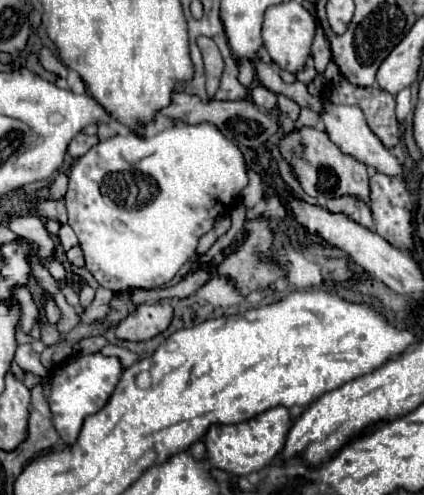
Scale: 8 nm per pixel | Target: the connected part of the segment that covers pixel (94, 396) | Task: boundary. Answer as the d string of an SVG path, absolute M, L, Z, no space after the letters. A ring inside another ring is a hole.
M93 353L87 357L79 357L77 361L71 361L53 373L49 405L51 405L51 413L53 413L53 423L63 439L63 443L73 443L81 429L83 419L95 411L99 411L107 403L121 371L123 369L121 369L119 359Z

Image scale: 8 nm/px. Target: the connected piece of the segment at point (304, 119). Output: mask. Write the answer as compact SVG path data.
M303 107L301 113L299 113L299 119L297 119L297 127L303 127L303 125L309 125L309 127L317 127L319 123L319 113L313 111L311 107Z

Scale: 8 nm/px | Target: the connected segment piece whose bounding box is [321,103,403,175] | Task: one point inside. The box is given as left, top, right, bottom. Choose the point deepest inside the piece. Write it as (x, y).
(346, 125)

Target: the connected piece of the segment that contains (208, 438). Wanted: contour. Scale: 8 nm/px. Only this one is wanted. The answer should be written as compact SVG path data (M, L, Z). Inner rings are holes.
M285 407L267 409L255 415L253 419L237 423L237 425L213 425L203 439L207 447L207 459L213 467L223 469L227 473L249 475L253 471L263 469L275 459L275 455L283 449L289 429L291 429L291 419Z

